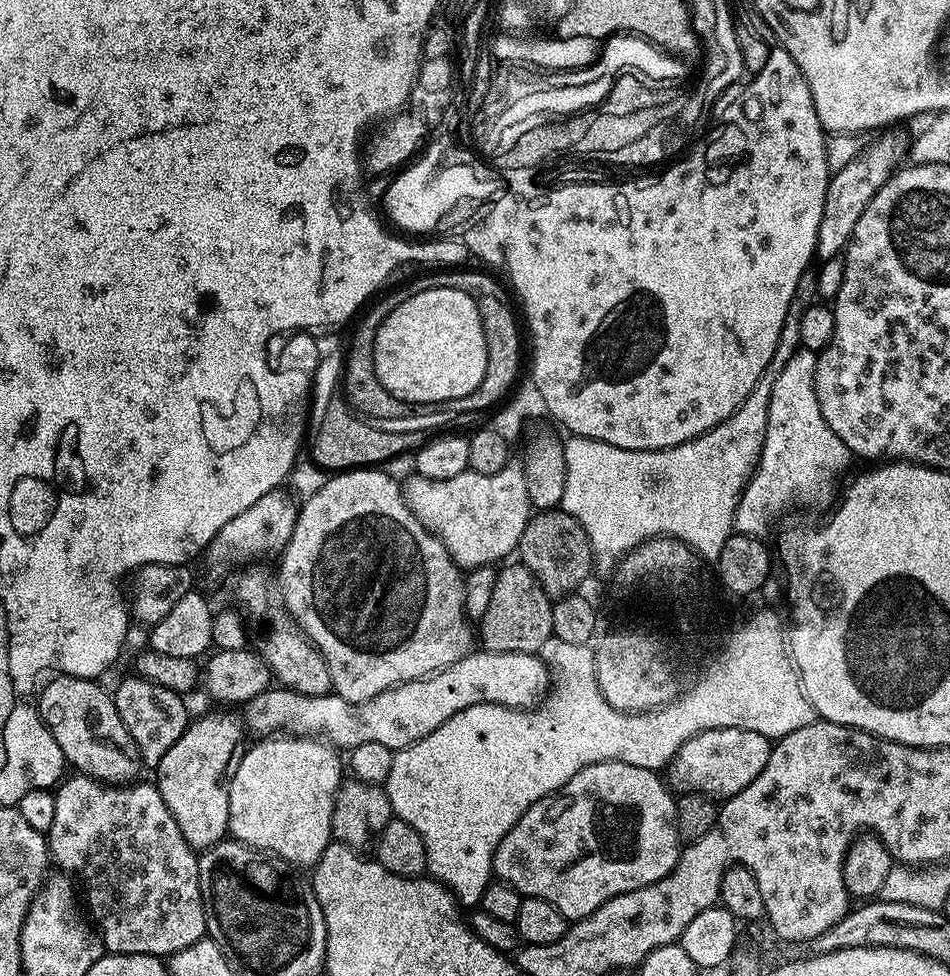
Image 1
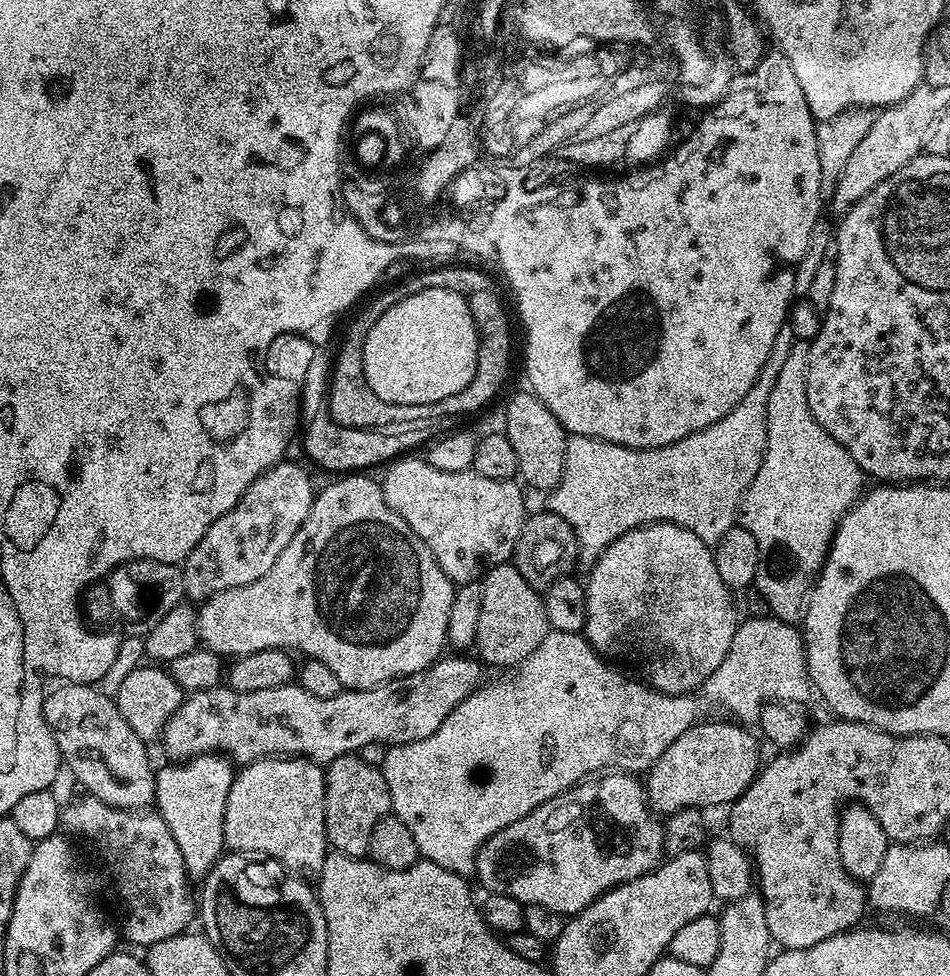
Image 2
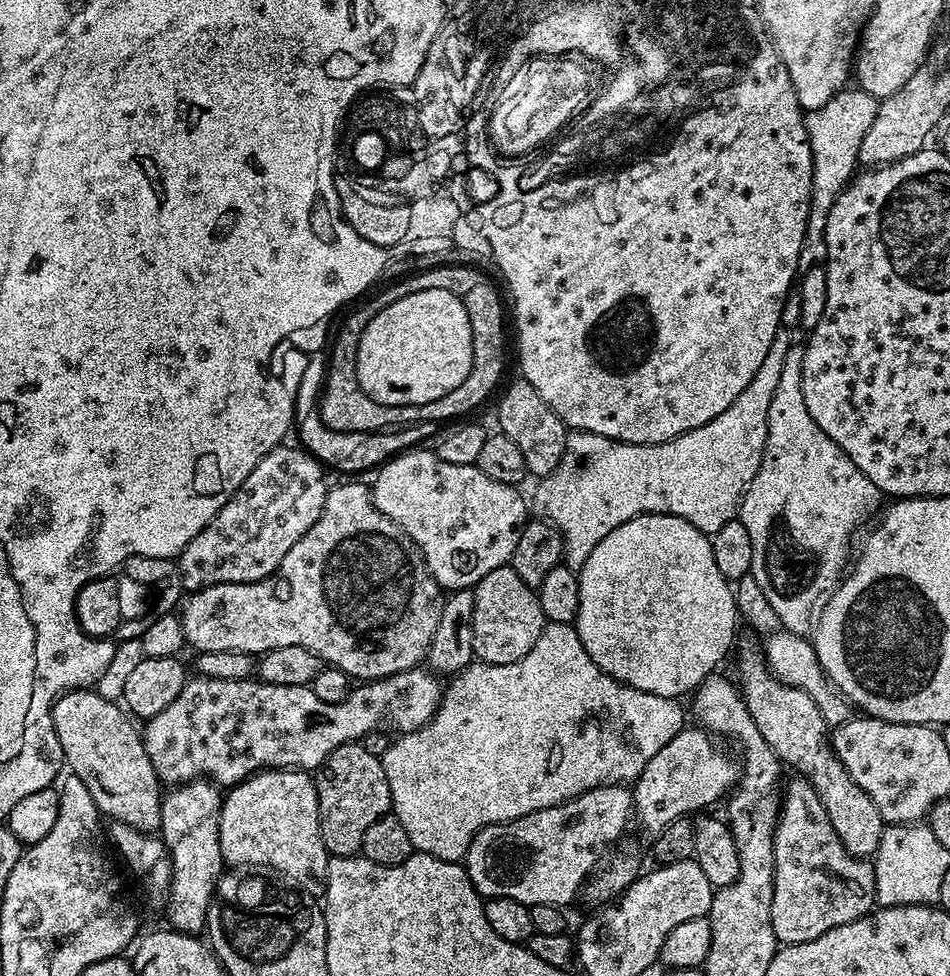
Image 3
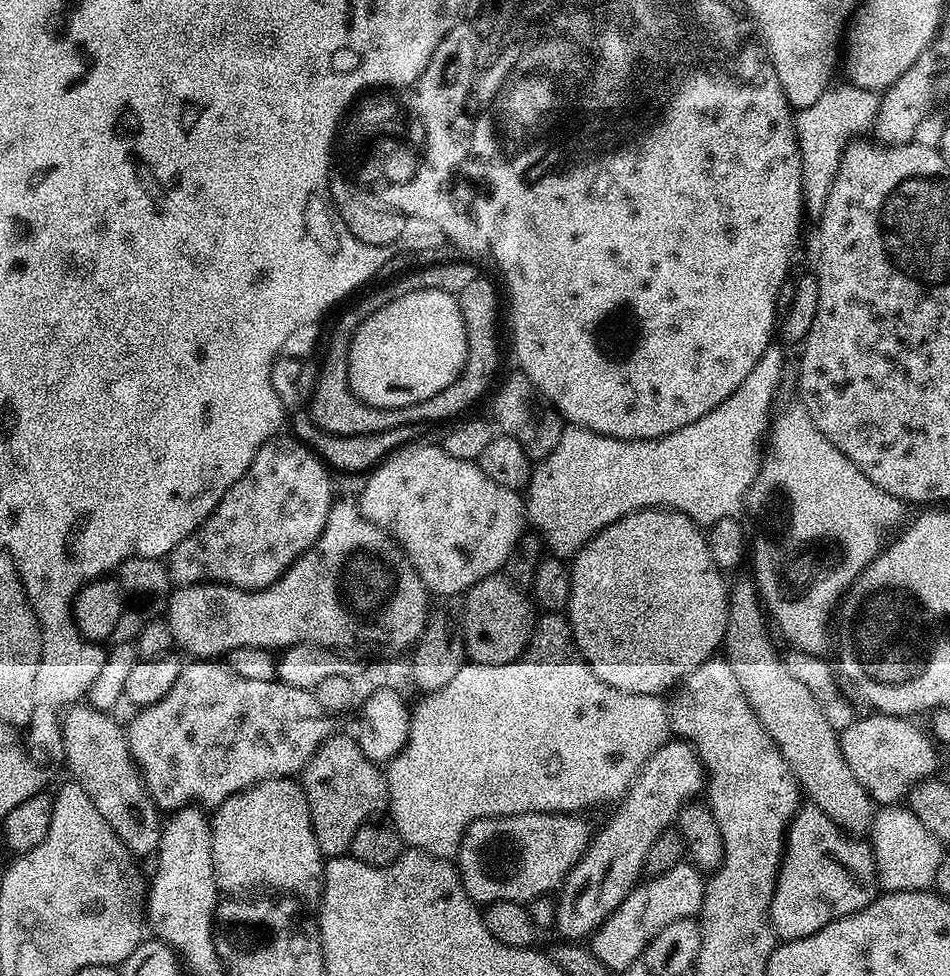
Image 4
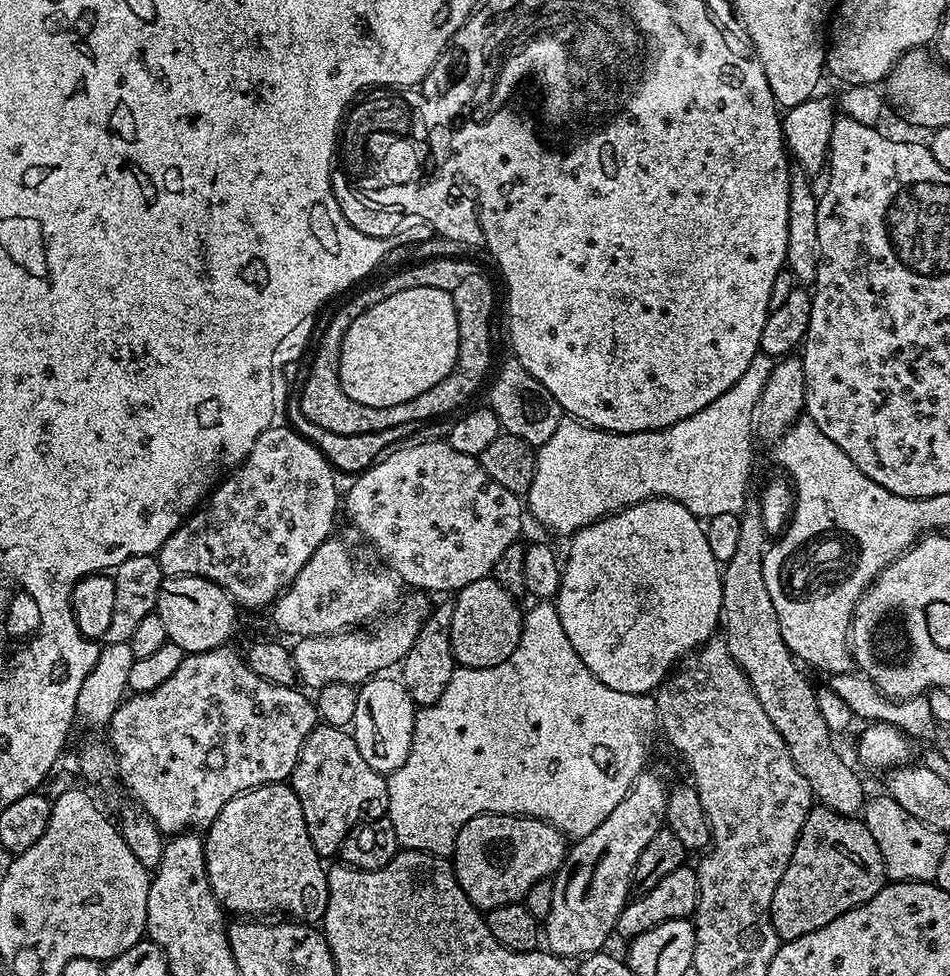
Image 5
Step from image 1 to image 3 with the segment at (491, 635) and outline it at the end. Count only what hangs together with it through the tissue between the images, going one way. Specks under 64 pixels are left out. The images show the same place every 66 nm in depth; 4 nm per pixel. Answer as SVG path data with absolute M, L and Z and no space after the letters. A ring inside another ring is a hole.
M511 566L490 570L472 589L474 594L473 657L485 664L518 662L530 654L545 626L537 589L526 586Z

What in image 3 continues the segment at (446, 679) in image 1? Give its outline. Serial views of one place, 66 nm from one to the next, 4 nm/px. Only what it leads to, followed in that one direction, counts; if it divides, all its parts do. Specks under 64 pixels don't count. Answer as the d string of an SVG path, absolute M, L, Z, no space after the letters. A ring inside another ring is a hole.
M424 666L361 683L337 704L322 702L311 686L274 686L259 678L223 680L197 675L195 679L189 679L182 694L178 694L162 714L147 721L142 728L146 754L150 754L150 762L164 786L179 786L201 778L207 778L217 786L235 786L265 770L316 770L330 753L338 750L338 746L363 741L364 737L379 729L376 728L379 724L393 728L396 734L426 726L438 710L442 695L441 677Z

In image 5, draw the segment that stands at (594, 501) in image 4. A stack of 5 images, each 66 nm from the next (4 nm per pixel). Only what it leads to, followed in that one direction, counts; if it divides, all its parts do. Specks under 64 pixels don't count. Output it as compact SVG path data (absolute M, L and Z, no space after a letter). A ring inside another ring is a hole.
M756 355L754 362L746 366L746 374L742 374L742 378L738 378L738 382L734 382L734 386L730 386L726 394L714 398L714 402L698 410L698 414L690 414L690 418L682 418L669 428L622 434L592 428L571 418L561 419L550 442L536 449L534 482L526 494L526 508L531 519L533 516L538 523L545 524L558 535L568 538L601 516L610 516L621 508L629 508L632 504L658 496L678 501L697 518L743 512L744 501L750 496L748 479L752 476L752 415L758 406L758 398L762 398L762 390L770 378L773 363L771 356Z

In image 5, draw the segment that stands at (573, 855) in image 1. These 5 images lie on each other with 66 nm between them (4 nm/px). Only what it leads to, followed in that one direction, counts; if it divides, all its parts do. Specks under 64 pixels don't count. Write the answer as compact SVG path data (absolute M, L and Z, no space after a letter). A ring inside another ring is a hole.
M487 812L470 818L470 822L458 830L450 863L466 898L470 898L475 908L487 910L521 903L534 885L555 877L565 855L564 833L547 820Z

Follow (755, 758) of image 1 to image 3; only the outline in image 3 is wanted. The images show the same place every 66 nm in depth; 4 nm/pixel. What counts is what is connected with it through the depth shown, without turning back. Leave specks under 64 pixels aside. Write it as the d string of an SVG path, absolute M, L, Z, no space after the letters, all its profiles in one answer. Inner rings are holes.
M685 726L658 750L658 754L654 754L654 758L650 758L650 762L646 762L631 793L635 819L640 819L641 826L649 828L649 833L655 834L670 826L670 822L711 809L708 808L711 804L720 799L721 803L735 788L737 757L720 748L719 743L721 741L713 733L699 726Z

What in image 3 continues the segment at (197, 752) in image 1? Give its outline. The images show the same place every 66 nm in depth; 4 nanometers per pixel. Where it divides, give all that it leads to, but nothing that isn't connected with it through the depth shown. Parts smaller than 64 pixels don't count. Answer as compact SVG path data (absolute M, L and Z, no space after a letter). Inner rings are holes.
M207 778L192 780L171 789L160 802L158 835L164 841L172 863L172 881L168 887L167 923L175 931L200 934L208 922L208 907L216 884L225 871L220 845L220 806L222 792Z

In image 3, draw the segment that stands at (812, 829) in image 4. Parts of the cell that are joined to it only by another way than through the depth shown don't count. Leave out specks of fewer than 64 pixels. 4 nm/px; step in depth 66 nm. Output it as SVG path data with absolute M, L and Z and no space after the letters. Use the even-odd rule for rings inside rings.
M792 778L782 792L780 819L776 822L774 834L774 898L770 918L774 926L774 934L781 945L810 942L826 930L834 930L834 926L842 926L846 922L854 922L867 916L876 904L876 883L874 870L868 860L860 860L852 856L842 846L838 834L834 834L834 826L822 822L822 809L818 794L809 780Z

